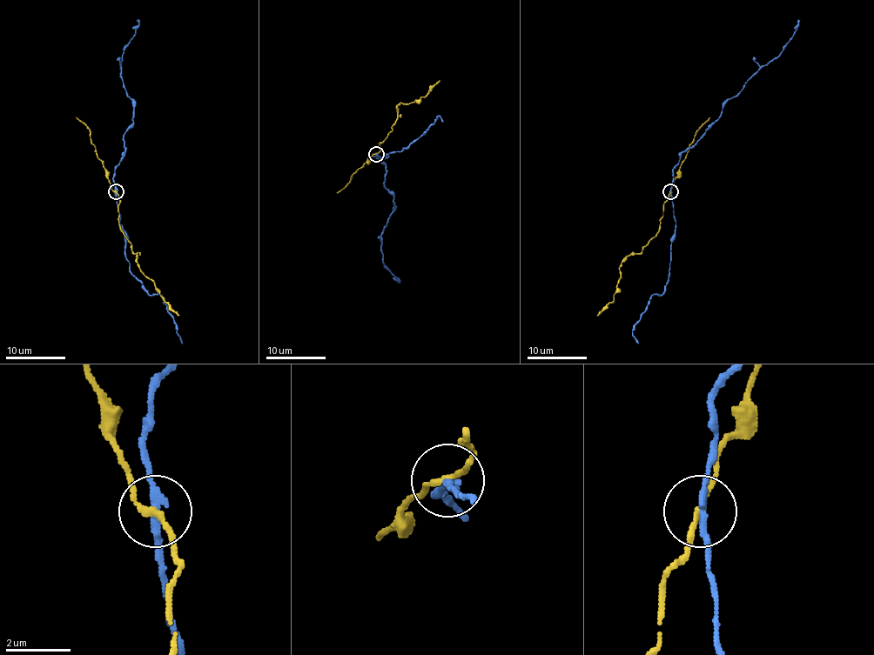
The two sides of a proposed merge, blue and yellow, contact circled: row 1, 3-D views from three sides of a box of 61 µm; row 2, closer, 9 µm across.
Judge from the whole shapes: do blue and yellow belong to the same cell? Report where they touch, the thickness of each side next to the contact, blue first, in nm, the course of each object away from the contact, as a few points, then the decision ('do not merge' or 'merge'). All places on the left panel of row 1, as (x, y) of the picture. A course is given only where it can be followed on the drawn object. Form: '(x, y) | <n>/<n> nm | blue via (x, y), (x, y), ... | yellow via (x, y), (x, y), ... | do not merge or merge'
(116, 191) | 240/160 nm | blue via (115, 190), (115, 168), (125, 147), (124, 132), (133, 122), (133, 101), (121, 76), (121, 56), (139, 20) | yellow via (115, 190), (119, 203), (119, 230), (131, 244), (137, 265), (154, 282), (163, 300), (179, 315) | do not merge

